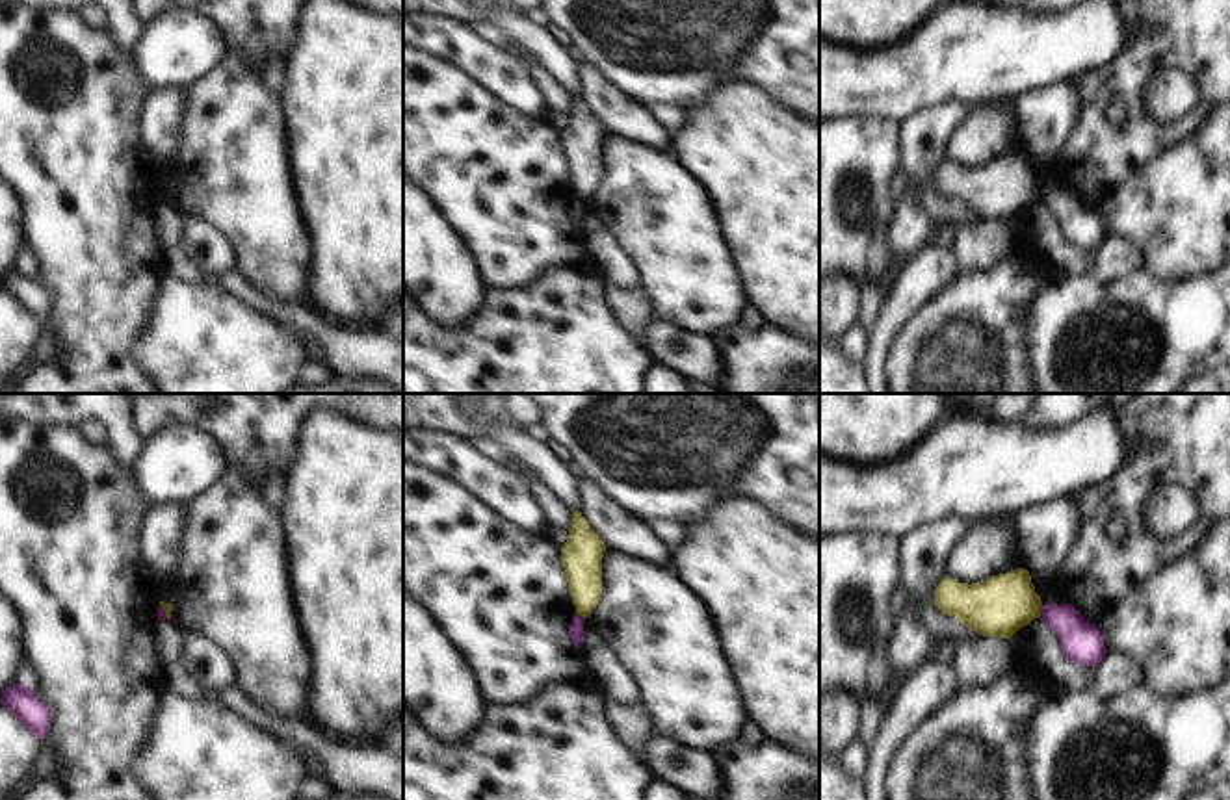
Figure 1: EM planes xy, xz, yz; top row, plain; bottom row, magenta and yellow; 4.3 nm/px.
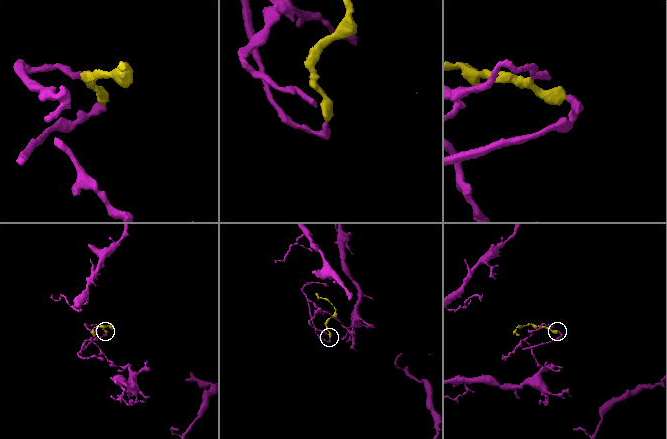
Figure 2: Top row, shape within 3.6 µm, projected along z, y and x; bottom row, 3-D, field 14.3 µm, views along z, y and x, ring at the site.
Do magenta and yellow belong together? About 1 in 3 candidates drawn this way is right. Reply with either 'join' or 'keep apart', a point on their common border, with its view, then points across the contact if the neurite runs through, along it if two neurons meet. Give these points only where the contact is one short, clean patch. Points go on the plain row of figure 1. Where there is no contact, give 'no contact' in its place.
keep apart; meets magenta in yz at (1041, 195); border along yz (1043, 190), (1039, 201)

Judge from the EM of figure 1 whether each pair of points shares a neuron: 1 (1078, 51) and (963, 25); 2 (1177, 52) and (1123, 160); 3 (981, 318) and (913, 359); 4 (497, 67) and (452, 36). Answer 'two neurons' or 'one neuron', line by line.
1: one neuron
2: one neuron
3: one neuron
4: one neuron

